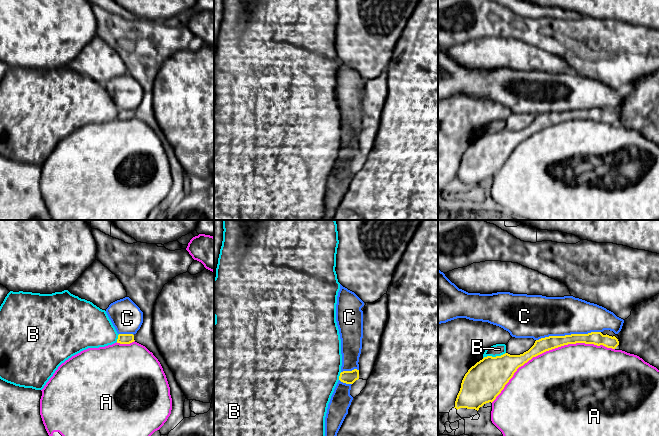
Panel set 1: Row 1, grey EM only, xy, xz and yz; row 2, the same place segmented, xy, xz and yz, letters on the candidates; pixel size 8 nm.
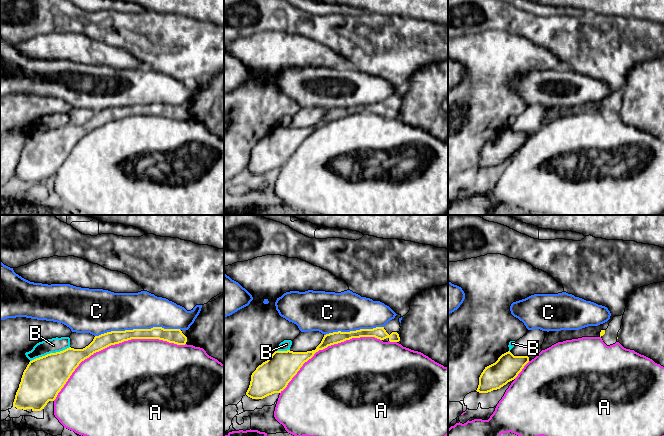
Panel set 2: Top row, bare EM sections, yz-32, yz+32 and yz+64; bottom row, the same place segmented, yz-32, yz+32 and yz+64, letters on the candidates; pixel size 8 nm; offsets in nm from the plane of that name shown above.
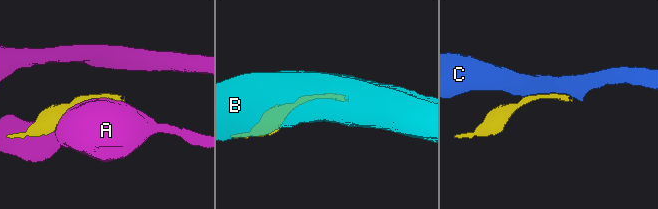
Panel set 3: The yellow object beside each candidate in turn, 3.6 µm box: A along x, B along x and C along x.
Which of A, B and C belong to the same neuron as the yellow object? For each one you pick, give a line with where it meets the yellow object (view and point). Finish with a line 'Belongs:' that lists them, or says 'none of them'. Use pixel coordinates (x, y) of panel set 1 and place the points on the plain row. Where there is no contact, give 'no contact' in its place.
Belongs: none of them

